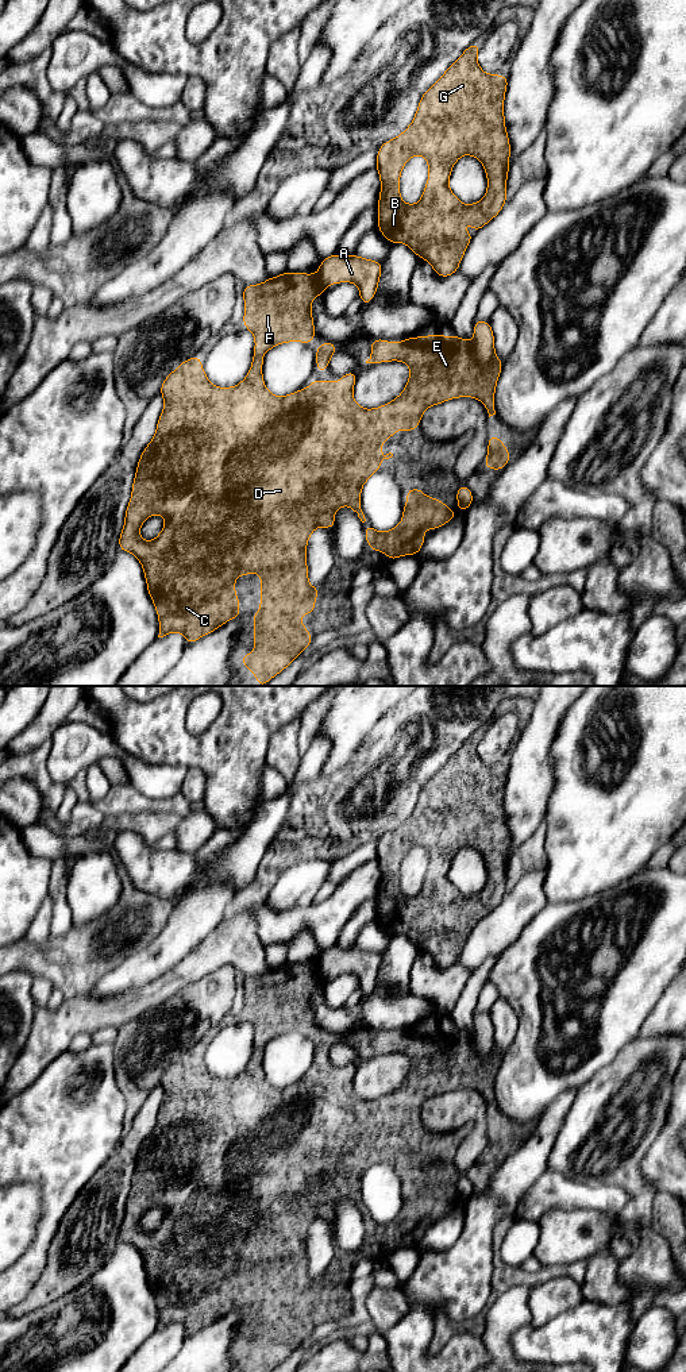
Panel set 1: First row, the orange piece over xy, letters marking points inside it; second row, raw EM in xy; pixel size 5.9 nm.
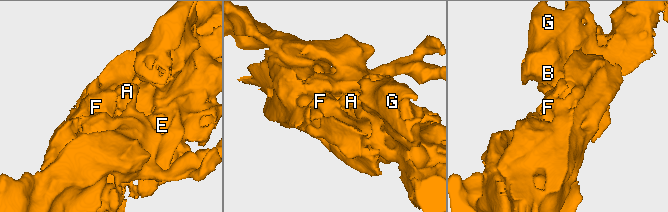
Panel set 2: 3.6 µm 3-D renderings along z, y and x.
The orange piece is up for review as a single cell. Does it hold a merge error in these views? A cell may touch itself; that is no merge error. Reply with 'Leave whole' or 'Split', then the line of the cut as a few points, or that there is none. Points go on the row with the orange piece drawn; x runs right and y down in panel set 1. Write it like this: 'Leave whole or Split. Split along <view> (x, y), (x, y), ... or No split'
Split. Split along xy (473, 342), (476, 361), (484, 366)

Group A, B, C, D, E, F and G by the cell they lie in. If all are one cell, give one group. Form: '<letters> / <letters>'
A / B C D E F G

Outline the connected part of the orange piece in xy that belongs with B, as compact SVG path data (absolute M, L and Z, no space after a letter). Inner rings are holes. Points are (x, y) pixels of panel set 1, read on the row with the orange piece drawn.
M475 42L465 50L423 95L411 126L397 138L385 142L377 155L381 177L378 230L390 243L404 242L419 258L428 261L439 277L456 273L474 236L463 231L463 223L467 221L479 231L500 213L506 201L510 146L505 130L504 97L508 77L485 74L477 61L479 50L481 46ZM416 154L428 161L429 177L421 200L409 205L400 197L400 173ZM465 154L478 158L487 176L485 197L470 205L462 204L448 188L452 166Z

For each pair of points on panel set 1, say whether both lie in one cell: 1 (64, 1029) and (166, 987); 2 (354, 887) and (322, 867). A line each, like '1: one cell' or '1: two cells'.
1: one cell
2: two cells

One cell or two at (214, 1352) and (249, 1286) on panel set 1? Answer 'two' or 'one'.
two

